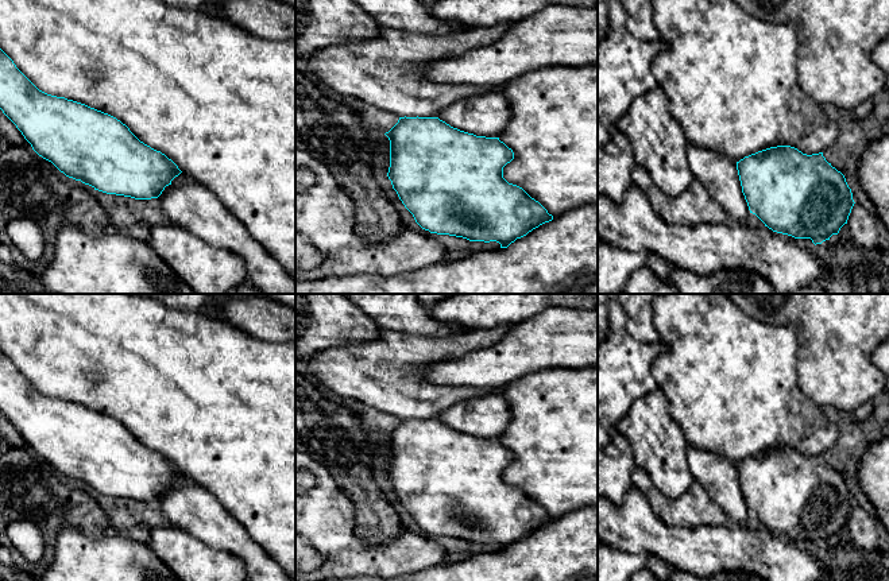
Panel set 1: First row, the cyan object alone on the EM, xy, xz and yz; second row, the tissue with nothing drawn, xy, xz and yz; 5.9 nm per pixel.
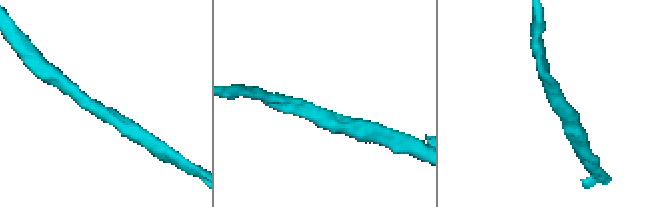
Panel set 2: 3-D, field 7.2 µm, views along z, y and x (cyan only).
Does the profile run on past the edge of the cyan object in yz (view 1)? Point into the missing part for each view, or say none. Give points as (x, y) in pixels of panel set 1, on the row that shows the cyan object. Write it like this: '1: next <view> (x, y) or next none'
1: next yz (718, 173)

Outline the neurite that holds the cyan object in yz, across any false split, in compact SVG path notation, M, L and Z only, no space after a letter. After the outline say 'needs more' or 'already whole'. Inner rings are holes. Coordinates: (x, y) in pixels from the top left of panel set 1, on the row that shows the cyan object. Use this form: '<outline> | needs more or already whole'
M689 144L687 159L695 179L703 183L731 221L745 224L753 213L773 232L795 239L811 239L815 245L839 233L840 228L847 224L855 204L844 175L826 160L823 152L807 155L791 146L777 146L745 156L735 163L723 154Z | needs more

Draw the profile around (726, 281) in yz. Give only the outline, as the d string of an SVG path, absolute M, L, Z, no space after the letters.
M672 266L668 279L679 294L781 294L765 278L747 270L696 275Z

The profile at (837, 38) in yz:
M734 0L768 23L792 23L799 38L799 88L812 100L850 112L886 88L886 74L873 61L876 47L889 36L889 0Z

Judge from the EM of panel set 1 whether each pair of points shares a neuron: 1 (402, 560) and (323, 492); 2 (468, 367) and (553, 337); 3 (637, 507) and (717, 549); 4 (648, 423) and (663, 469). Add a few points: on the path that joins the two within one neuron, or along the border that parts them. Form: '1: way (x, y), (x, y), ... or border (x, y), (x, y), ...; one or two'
1: way (377, 558), (374, 556), (364, 556), (327, 518); one
2: way (490, 367), (511, 359), (532, 345); one
3: way (654, 527), (672, 545), (696, 549); one
4: way (653, 434), (661, 450), (661, 459); one

